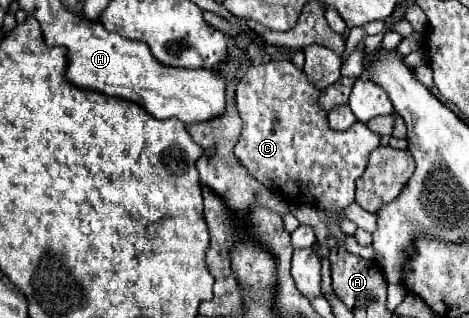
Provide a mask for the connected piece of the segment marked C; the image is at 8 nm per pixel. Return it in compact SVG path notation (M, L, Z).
M270 60L258 66L250 66L238 80L236 88L236 108L242 118L242 132L238 144L234 146L234 156L248 170L250 176L254 176L266 188L274 190L288 204L306 202L322 210L326 214L330 236L342 242L344 238L348 238L348 234L340 228L340 222L344 220L342 212L348 204L354 202L354 182L362 176L370 152L380 146L380 136L368 130L364 122L356 122L344 132L334 132L328 126L326 112L318 104L320 94L322 92L318 92L318 88L308 82L304 70L296 68L290 60Z

